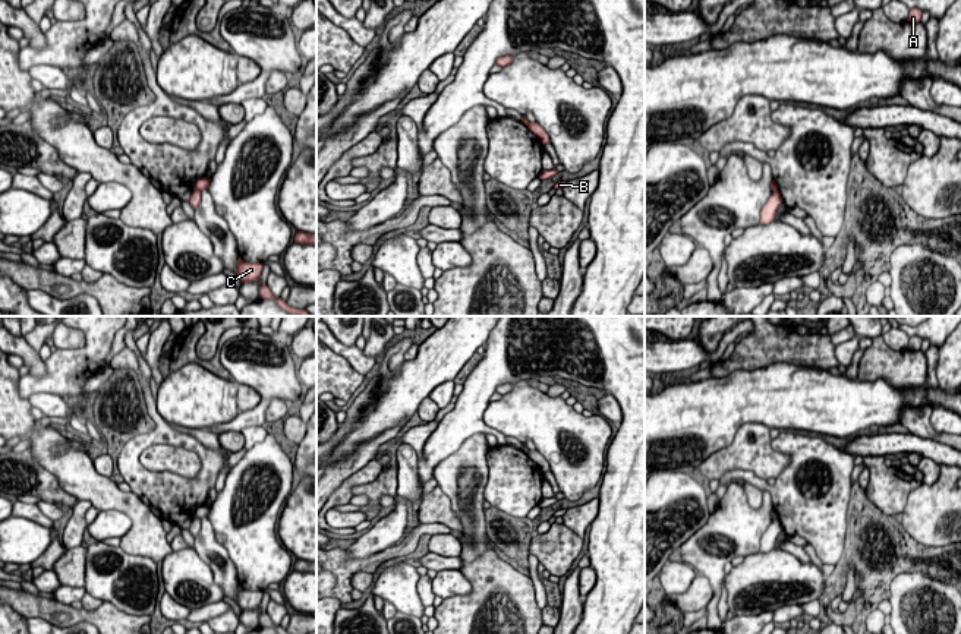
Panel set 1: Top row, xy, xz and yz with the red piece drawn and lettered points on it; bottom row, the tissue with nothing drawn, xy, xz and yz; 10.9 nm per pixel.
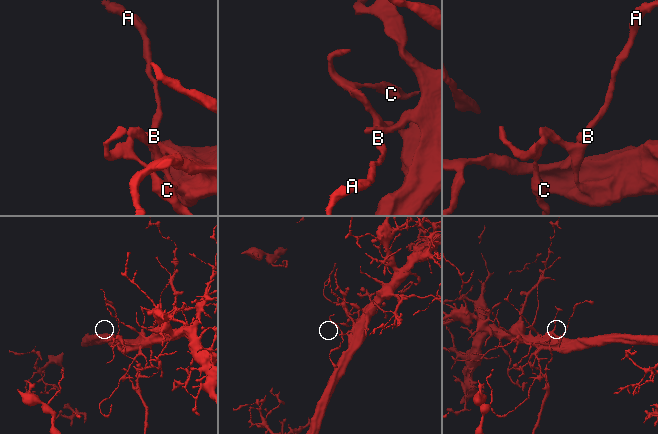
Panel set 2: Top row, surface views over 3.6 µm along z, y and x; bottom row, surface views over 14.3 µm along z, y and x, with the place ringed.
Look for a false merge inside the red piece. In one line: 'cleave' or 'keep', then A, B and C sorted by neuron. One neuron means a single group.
cleave | A B / C

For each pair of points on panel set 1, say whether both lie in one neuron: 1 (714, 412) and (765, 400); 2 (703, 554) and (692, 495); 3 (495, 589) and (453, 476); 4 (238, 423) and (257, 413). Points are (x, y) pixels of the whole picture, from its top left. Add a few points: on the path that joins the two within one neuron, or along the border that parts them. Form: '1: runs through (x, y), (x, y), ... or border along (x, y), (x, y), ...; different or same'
1: runs through (727, 403), (733, 400), (752, 400); same
2: border along (711, 516), (678, 548), (677, 554); different
3: runs through (481, 561), (468, 504); same
4: runs through (242, 420), (252, 418); same

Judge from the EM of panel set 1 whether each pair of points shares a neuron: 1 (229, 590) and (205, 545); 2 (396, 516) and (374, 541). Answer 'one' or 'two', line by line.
1: one
2: one

